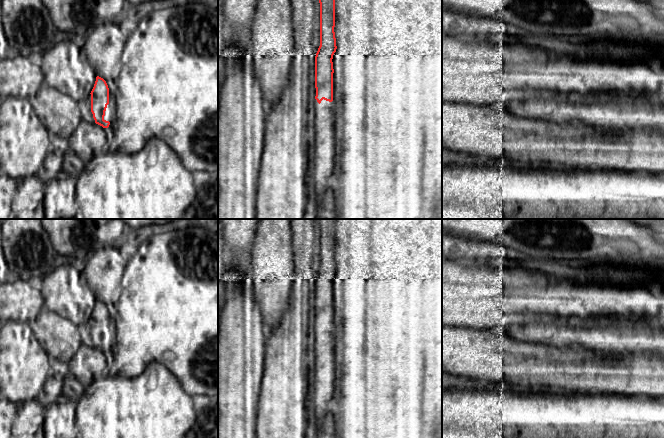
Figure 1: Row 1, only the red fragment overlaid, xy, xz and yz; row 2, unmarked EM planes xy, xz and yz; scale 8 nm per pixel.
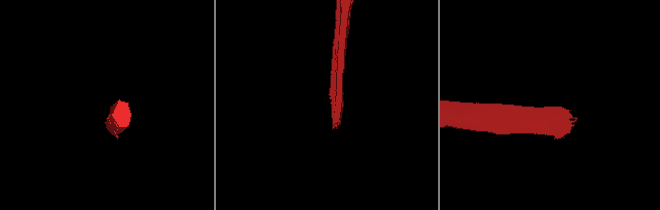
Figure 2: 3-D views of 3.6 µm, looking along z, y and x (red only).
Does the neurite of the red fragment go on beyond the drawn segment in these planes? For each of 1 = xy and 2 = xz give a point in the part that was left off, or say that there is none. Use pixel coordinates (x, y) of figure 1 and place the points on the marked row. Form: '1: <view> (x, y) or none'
1: xy (84, 105)
2: xz (323, 161)

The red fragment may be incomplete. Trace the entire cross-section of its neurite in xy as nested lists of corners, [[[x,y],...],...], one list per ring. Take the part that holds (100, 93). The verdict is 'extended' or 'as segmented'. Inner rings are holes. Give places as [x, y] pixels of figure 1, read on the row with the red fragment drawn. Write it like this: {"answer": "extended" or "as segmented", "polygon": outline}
{"answer": "extended", "polygon": [[[97,76],[91,93],[78,101],[82,120],[108,128],[116,116],[115,100],[106,81]]]}

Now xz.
{"answer": "extended", "polygon": [[[319,0],[320,3],[320,46],[315,56],[314,128],[315,142],[312,157],[313,169],[308,180],[313,187],[317,206],[329,189],[328,178],[334,170],[335,123],[333,100],[333,55],[336,52],[335,0]]]}

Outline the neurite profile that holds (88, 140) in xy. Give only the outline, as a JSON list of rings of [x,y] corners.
[[[82,120],[68,139],[72,150],[85,164],[106,150],[104,128]]]

